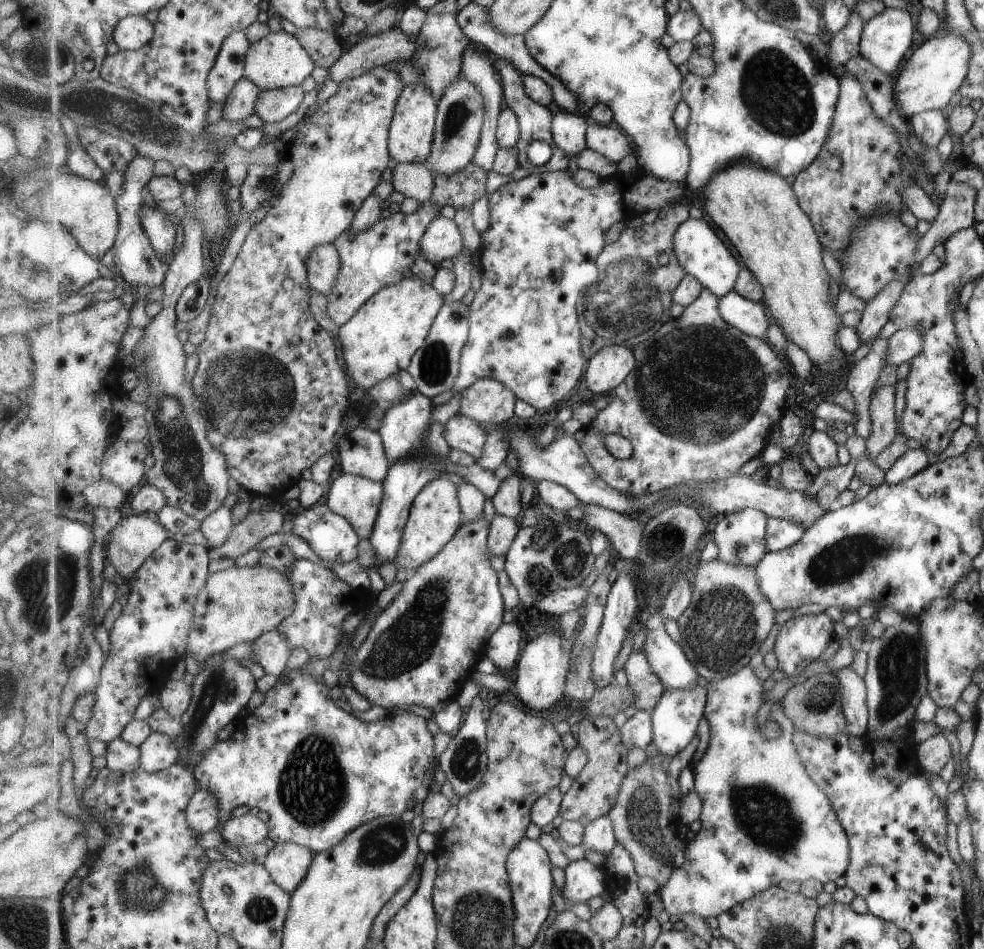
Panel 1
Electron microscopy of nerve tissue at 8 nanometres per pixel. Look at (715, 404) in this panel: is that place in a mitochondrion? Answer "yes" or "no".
no

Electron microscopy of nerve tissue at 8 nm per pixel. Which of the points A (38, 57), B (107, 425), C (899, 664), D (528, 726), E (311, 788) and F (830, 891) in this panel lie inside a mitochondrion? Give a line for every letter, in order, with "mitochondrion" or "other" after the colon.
A: mitochondrion
B: other
C: mitochondrion
D: other
E: mitochondrion
F: other

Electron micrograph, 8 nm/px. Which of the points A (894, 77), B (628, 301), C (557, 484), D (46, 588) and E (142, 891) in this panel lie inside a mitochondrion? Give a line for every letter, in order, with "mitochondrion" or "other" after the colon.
A: other
B: mitochondrion
C: other
D: mitochondrion
E: mitochondrion

